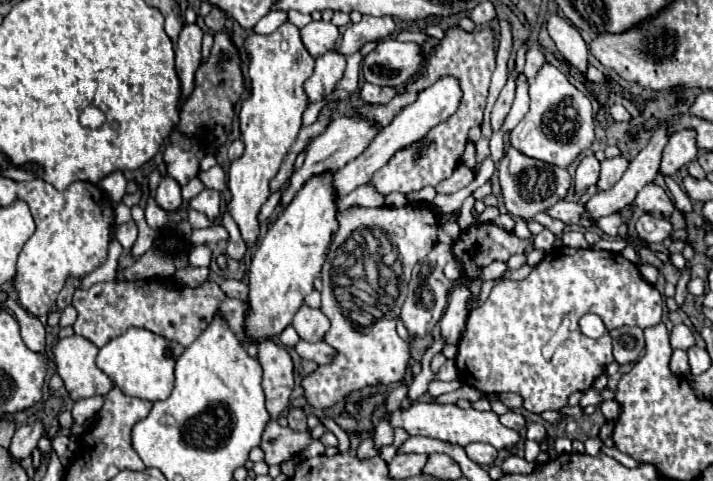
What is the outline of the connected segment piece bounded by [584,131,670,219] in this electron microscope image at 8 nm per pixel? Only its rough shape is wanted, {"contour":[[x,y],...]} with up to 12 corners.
{"contour":[[652,131],[622,179],[584,203],[598,219],[634,203],[656,179],[668,131]]}

